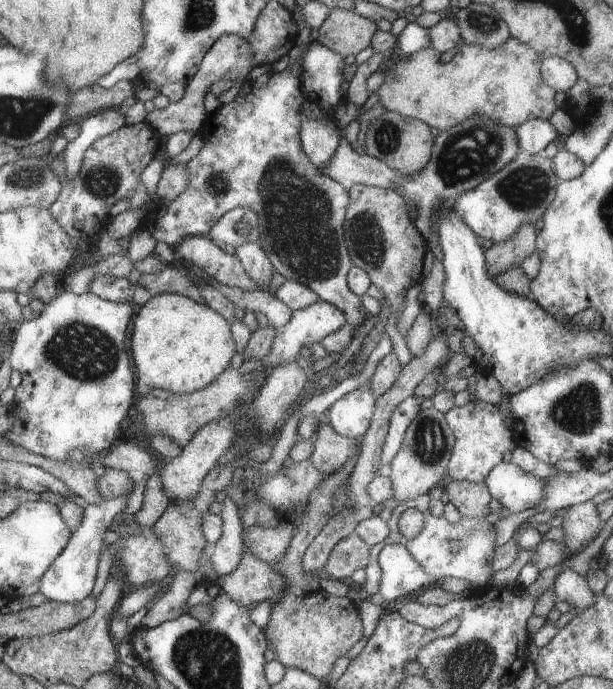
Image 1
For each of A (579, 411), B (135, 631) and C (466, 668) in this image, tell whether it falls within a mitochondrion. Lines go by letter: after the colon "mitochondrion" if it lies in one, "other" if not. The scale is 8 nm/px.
A: mitochondrion
B: other
C: mitochondrion

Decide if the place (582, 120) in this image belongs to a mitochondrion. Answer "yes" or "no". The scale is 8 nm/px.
no

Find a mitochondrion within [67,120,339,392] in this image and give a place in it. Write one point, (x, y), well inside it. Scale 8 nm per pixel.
(103, 180)

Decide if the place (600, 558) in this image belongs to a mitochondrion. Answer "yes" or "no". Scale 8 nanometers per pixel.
no

